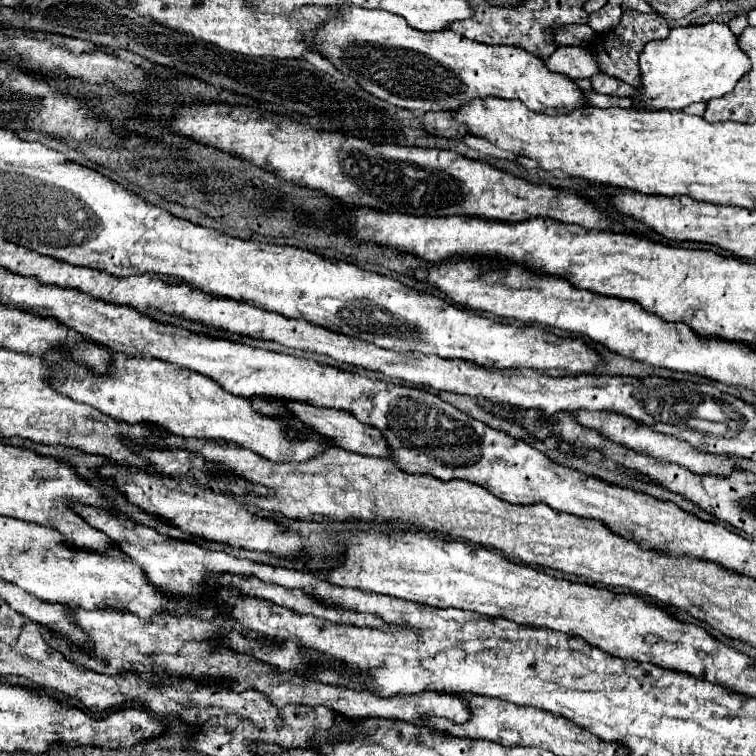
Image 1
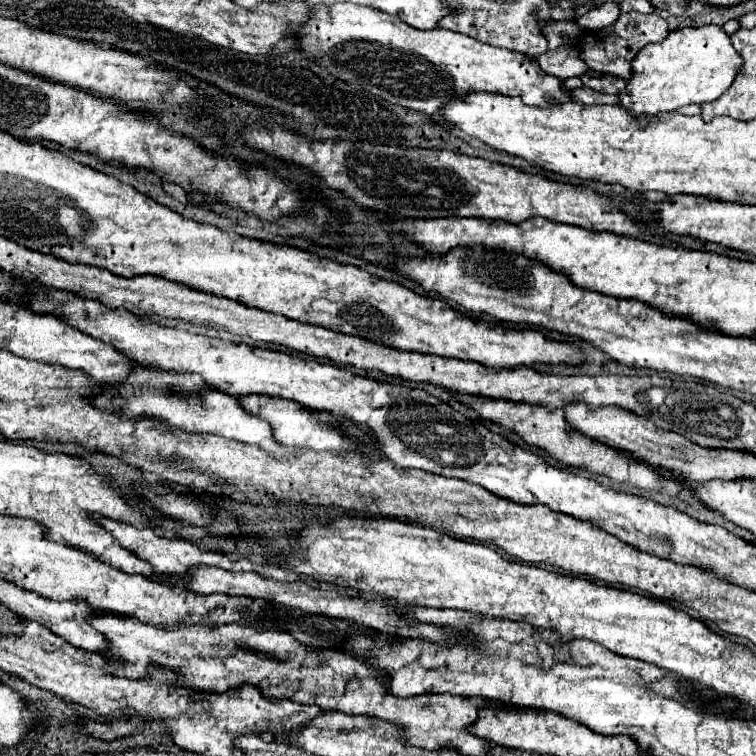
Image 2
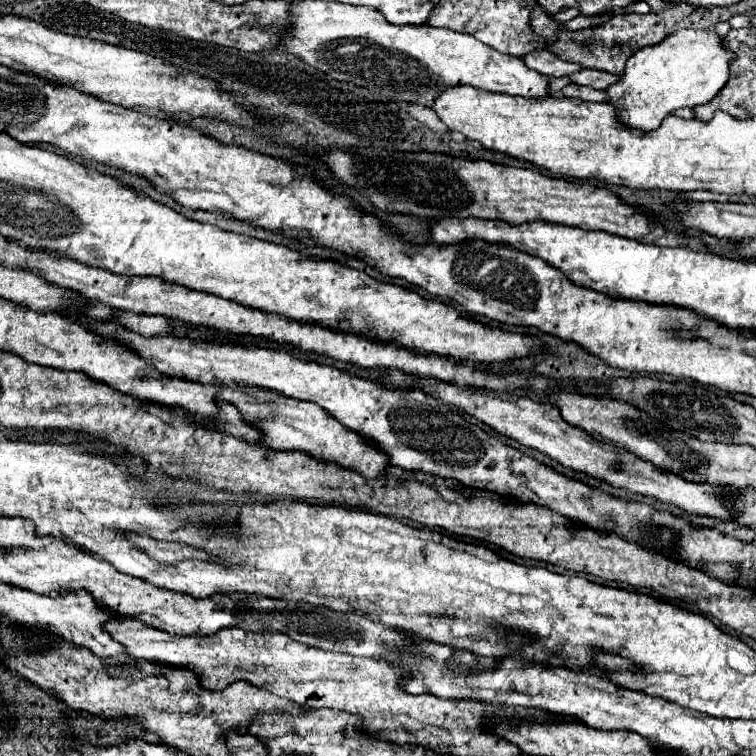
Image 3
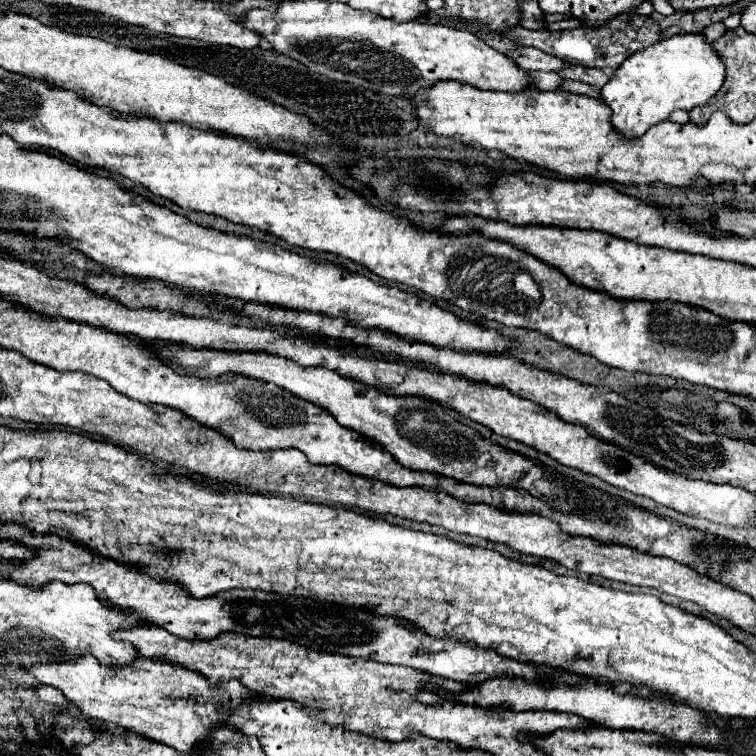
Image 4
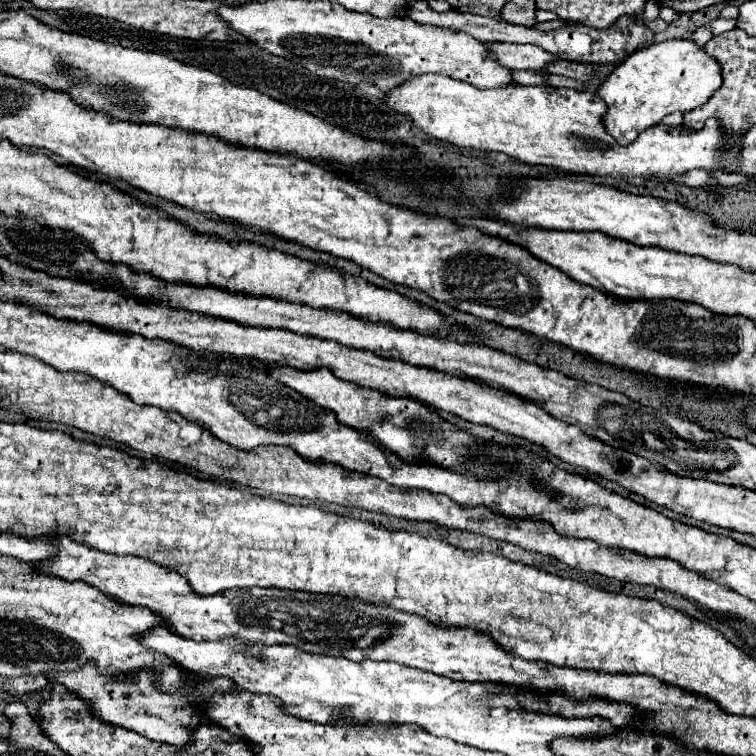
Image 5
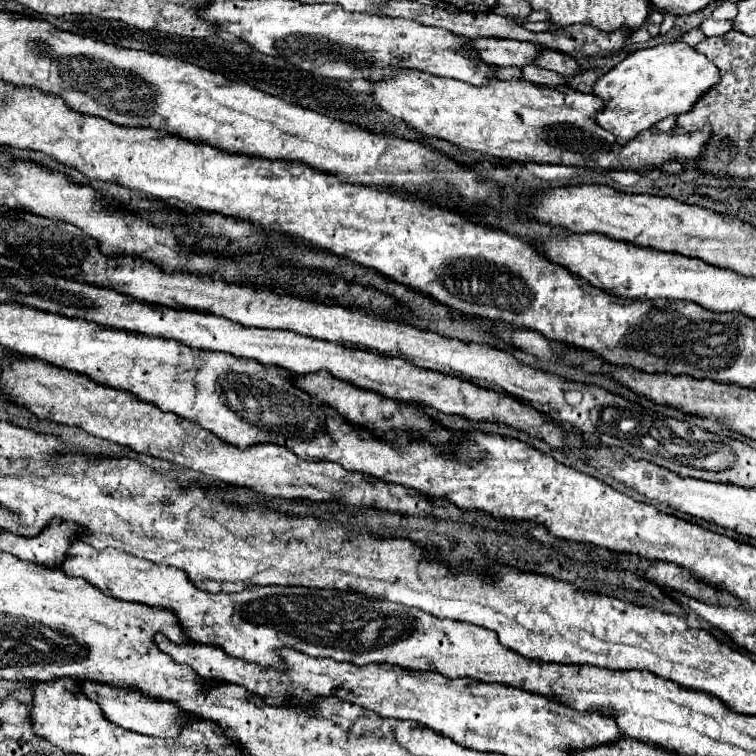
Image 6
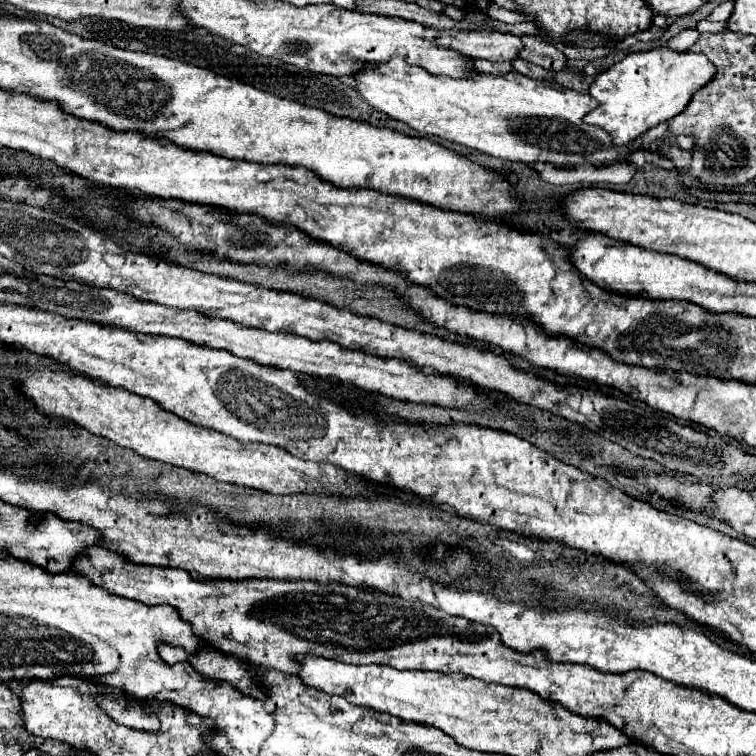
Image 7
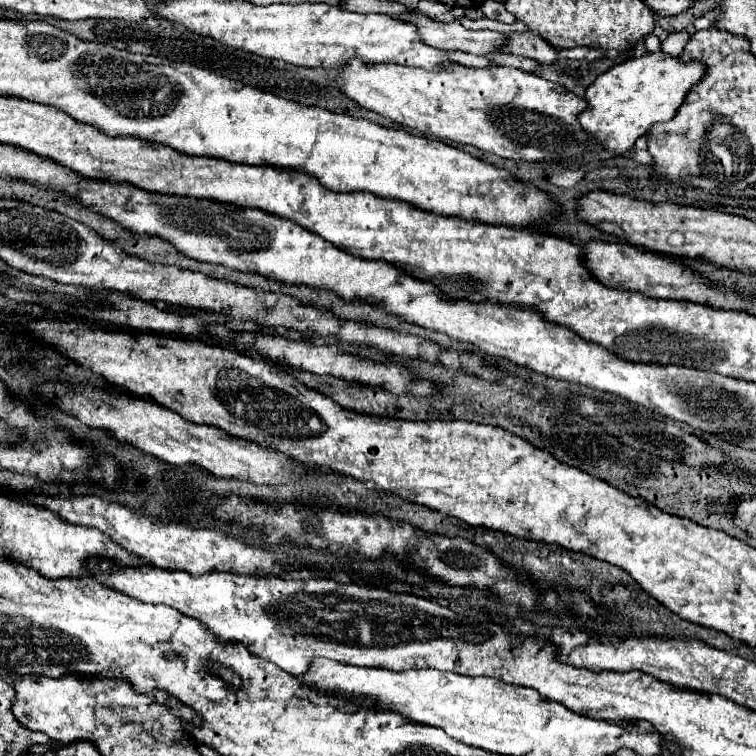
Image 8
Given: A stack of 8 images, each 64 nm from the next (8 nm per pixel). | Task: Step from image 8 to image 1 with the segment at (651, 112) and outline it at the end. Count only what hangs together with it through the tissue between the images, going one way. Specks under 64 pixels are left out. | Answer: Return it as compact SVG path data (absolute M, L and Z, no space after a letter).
M708 22L702 26L672 28L668 38L660 42L648 42L644 52L640 54L638 66L640 66L640 86L636 86L636 92L630 96L630 100L634 102L634 108L638 110L682 110L692 102L708 102L708 100L728 94L736 86L736 80L740 80L750 70L750 60L738 48L736 36L730 32L726 24Z

